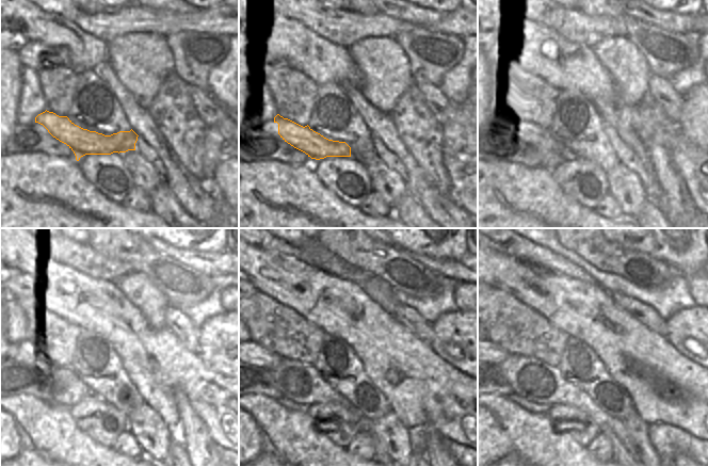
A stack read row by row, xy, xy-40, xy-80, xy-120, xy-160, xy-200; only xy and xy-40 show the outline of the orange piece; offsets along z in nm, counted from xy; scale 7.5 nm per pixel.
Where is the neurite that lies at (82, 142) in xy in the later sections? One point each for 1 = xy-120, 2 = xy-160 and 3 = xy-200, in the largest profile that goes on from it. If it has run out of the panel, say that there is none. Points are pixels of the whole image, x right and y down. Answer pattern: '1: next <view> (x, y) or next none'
1: next xy-120 (23, 352)
2: next xy-160 (260, 356)
3: next xy-200 (499, 354)

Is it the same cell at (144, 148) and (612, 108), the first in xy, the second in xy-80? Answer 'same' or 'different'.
same

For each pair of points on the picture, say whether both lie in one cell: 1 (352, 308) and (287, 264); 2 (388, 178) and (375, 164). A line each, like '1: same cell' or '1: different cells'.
1: same cell
2: same cell

